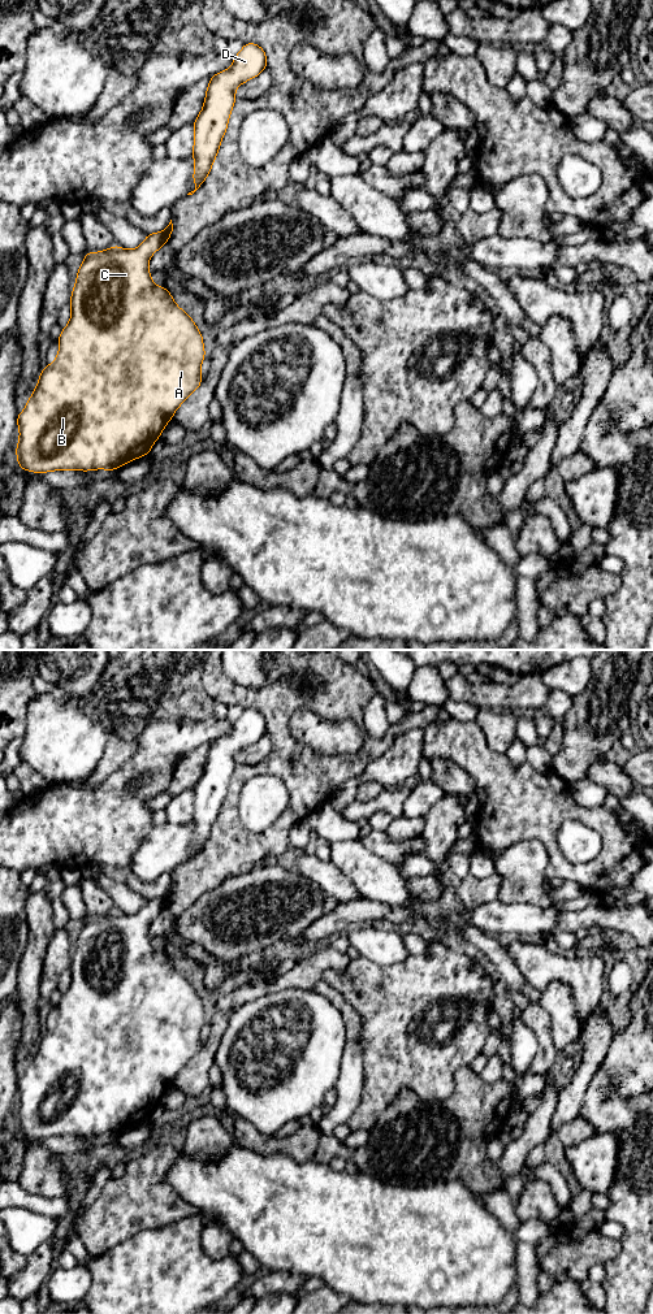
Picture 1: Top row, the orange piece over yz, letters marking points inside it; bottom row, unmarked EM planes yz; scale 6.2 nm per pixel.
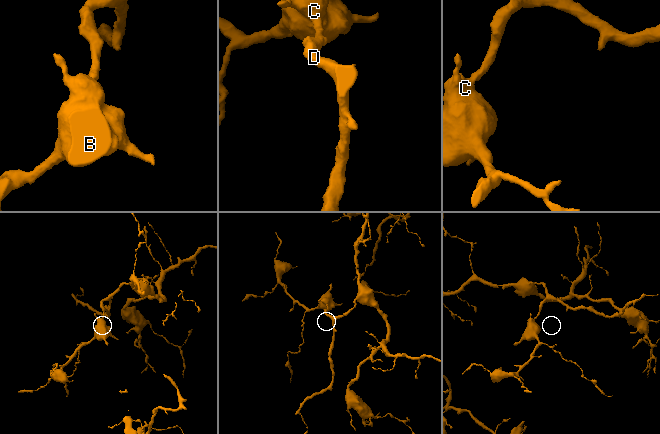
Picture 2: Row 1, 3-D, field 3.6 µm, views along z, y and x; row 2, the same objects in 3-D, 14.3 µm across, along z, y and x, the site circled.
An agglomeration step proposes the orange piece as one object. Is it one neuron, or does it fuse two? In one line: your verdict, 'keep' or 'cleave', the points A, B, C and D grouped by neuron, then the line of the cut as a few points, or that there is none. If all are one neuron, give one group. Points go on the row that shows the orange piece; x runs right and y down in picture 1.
keep | A B C D | no cut

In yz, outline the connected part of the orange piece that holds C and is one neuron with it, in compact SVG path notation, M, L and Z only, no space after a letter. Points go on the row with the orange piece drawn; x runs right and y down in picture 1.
M172 220L165 230L147 234L135 250L113 246L100 252L87 252L72 290L69 324L59 337L60 350L52 364L39 376L39 382L17 416L20 439L16 448L22 470L94 470L116 468L148 455L177 408L200 386L200 365L206 357L203 337L189 313L183 312L165 287L152 282L148 261L168 242Z

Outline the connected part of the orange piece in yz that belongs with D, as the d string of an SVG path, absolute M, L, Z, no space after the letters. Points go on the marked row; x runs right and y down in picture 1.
M246 43L228 70L219 71L209 78L203 109L194 121L193 181L195 190L187 195L193 195L203 185L212 169L228 129L237 87L258 77L265 69L264 49L255 43Z

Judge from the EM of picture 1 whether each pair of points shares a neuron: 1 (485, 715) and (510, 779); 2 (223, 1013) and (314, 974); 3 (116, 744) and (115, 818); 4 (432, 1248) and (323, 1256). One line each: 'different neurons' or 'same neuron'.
1: different neurons
2: same neuron
3: different neurons
4: same neuron

